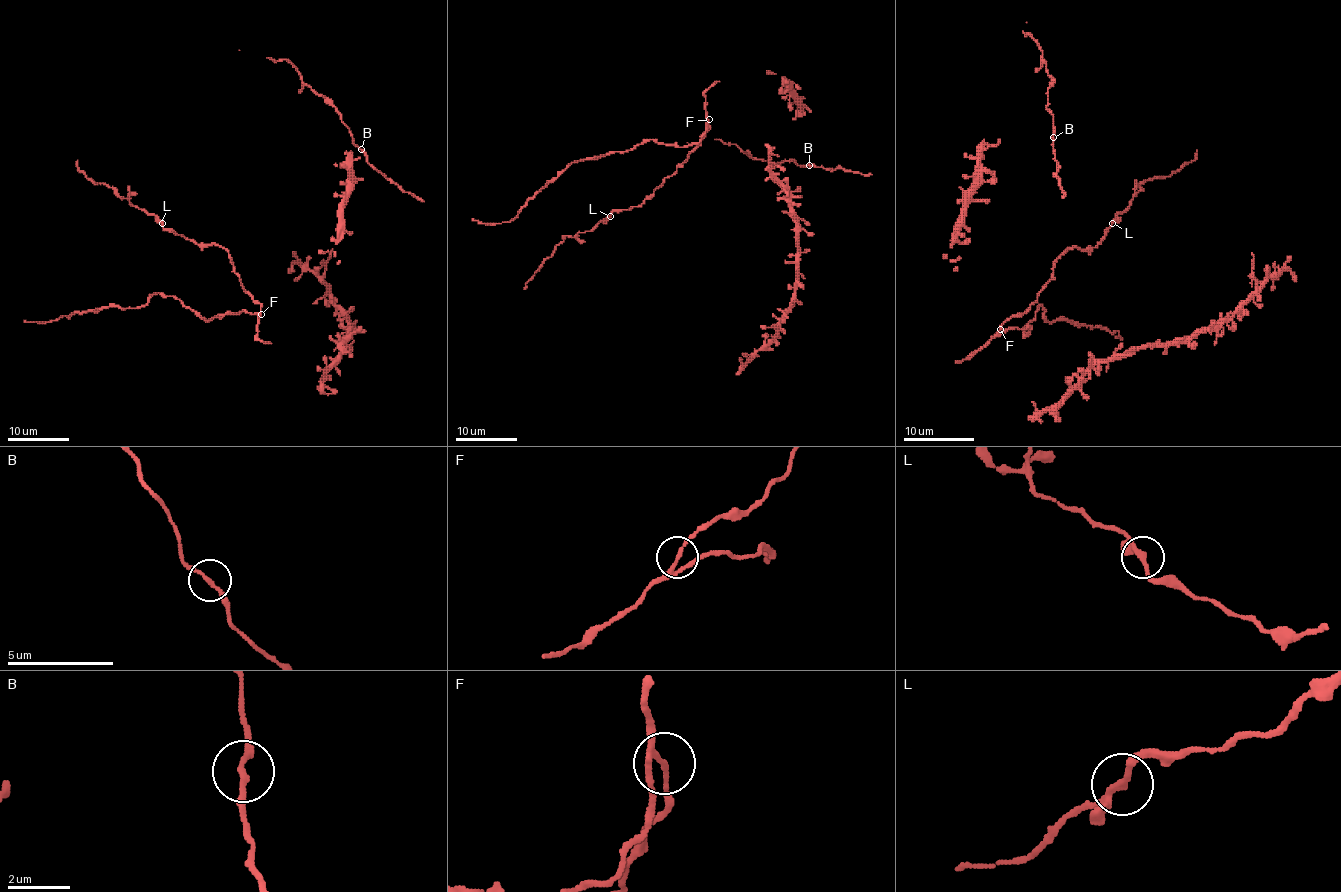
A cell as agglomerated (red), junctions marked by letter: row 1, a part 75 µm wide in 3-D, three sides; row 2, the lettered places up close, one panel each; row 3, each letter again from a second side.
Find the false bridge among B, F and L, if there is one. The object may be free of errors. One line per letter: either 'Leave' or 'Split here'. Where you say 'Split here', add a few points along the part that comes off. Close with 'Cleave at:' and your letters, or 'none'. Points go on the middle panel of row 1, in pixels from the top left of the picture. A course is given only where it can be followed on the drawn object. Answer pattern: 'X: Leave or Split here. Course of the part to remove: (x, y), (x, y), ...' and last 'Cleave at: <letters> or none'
B: Leave
F: Leave
L: Leave
Cleave at: none

